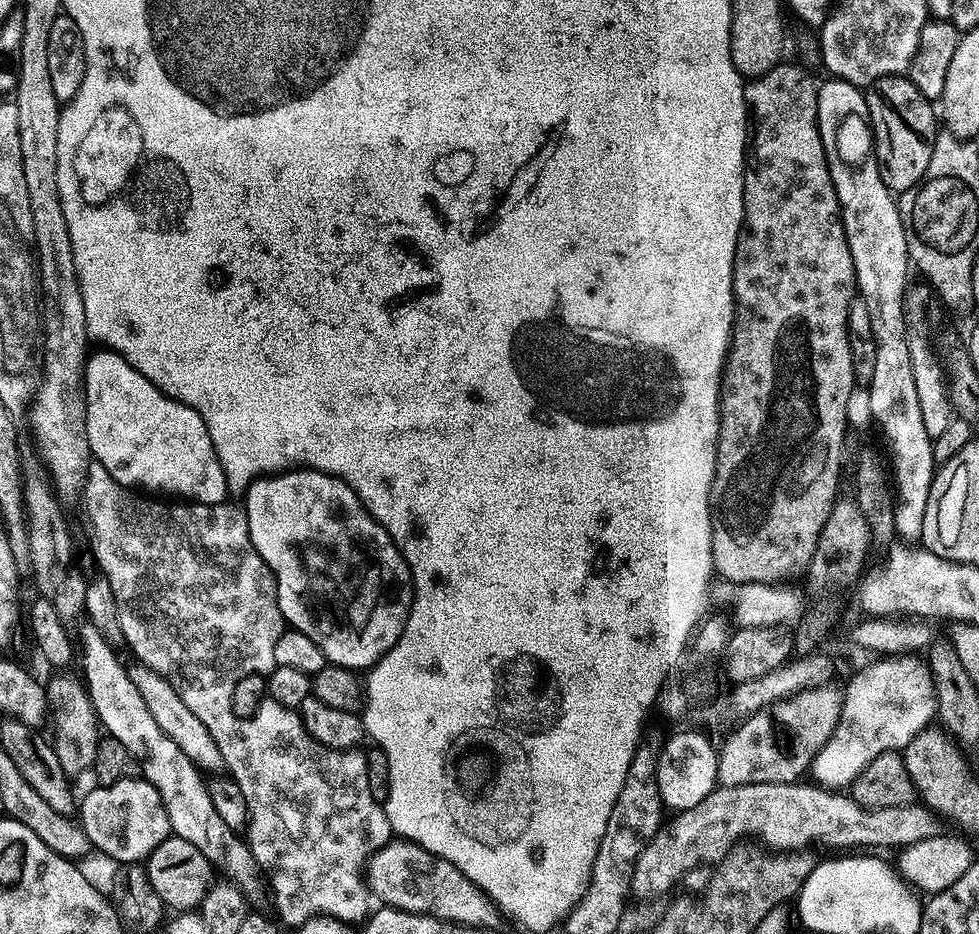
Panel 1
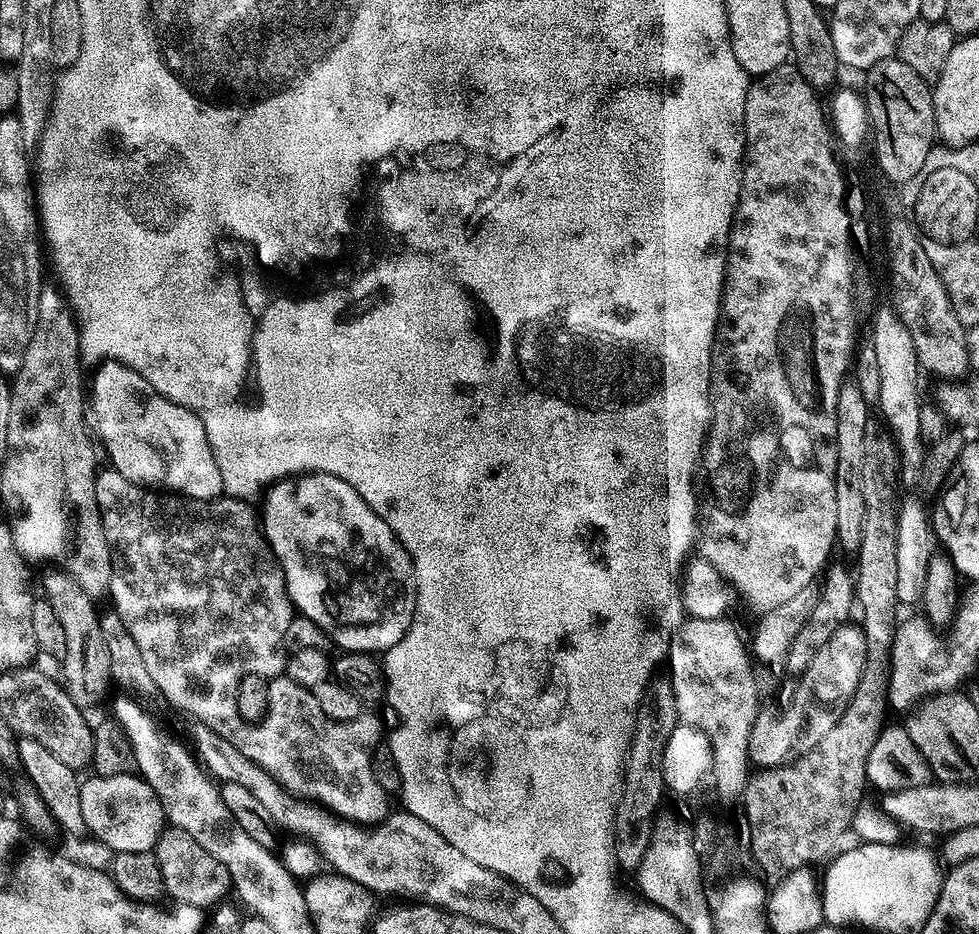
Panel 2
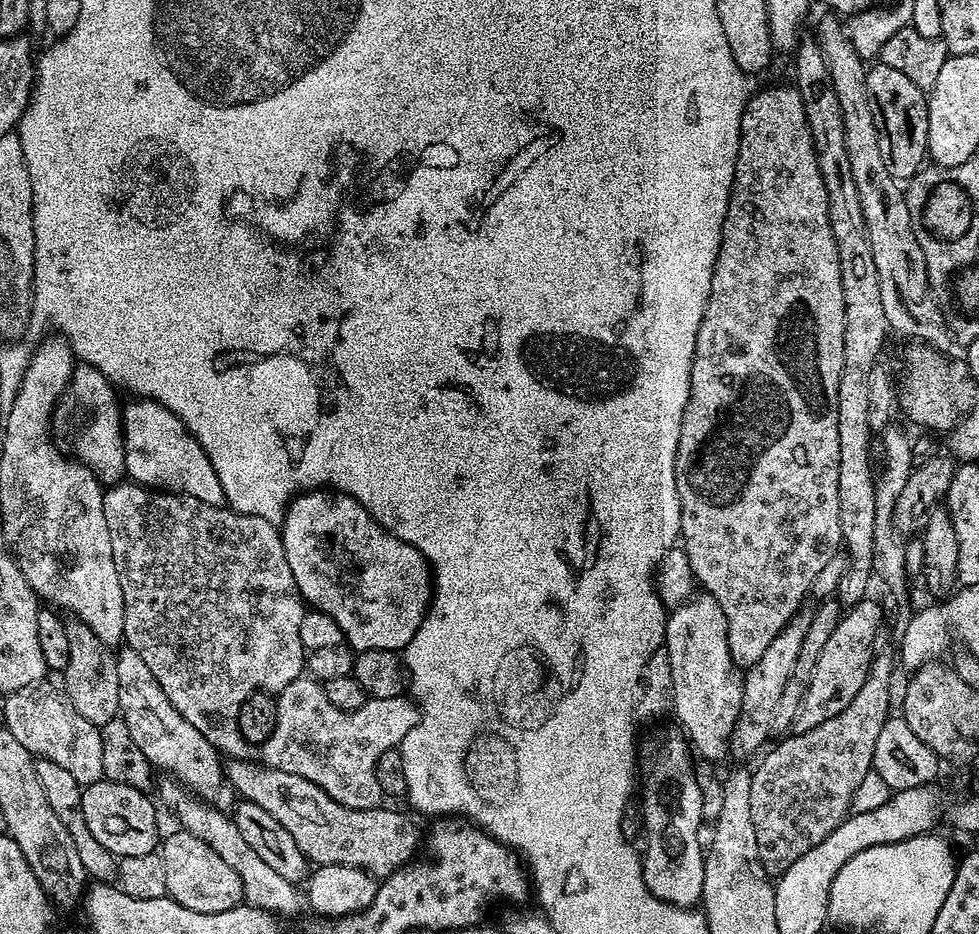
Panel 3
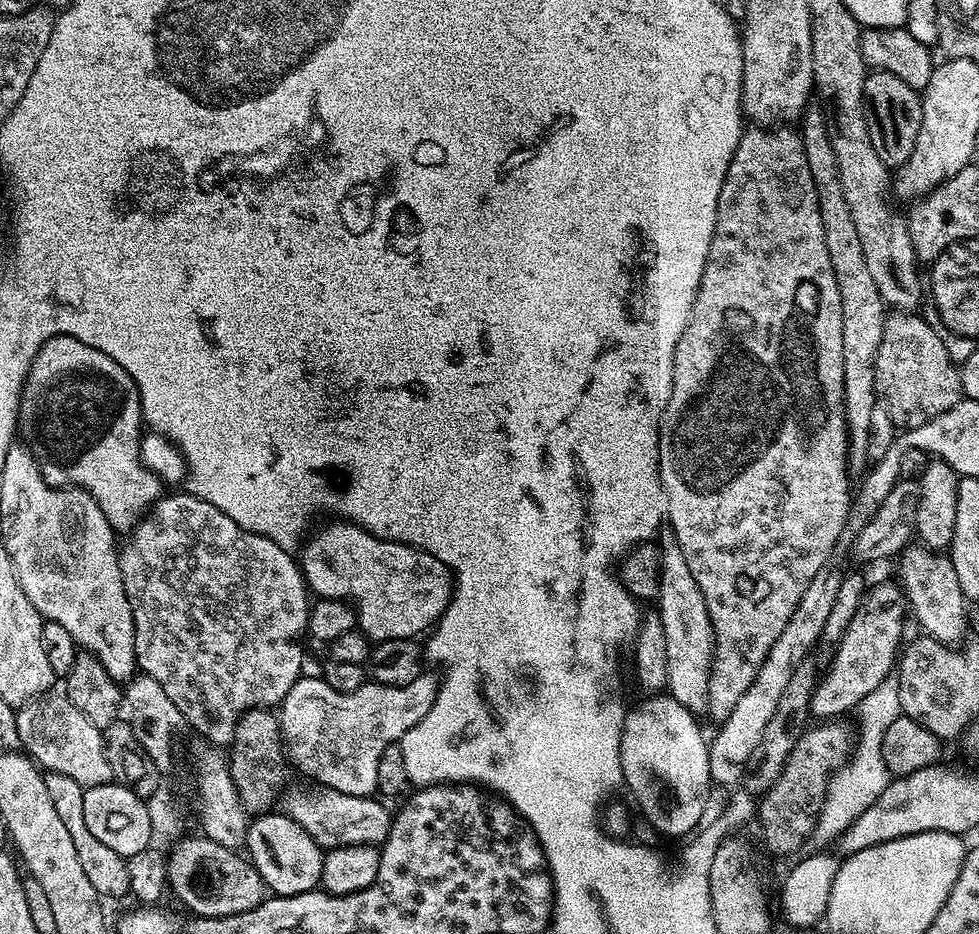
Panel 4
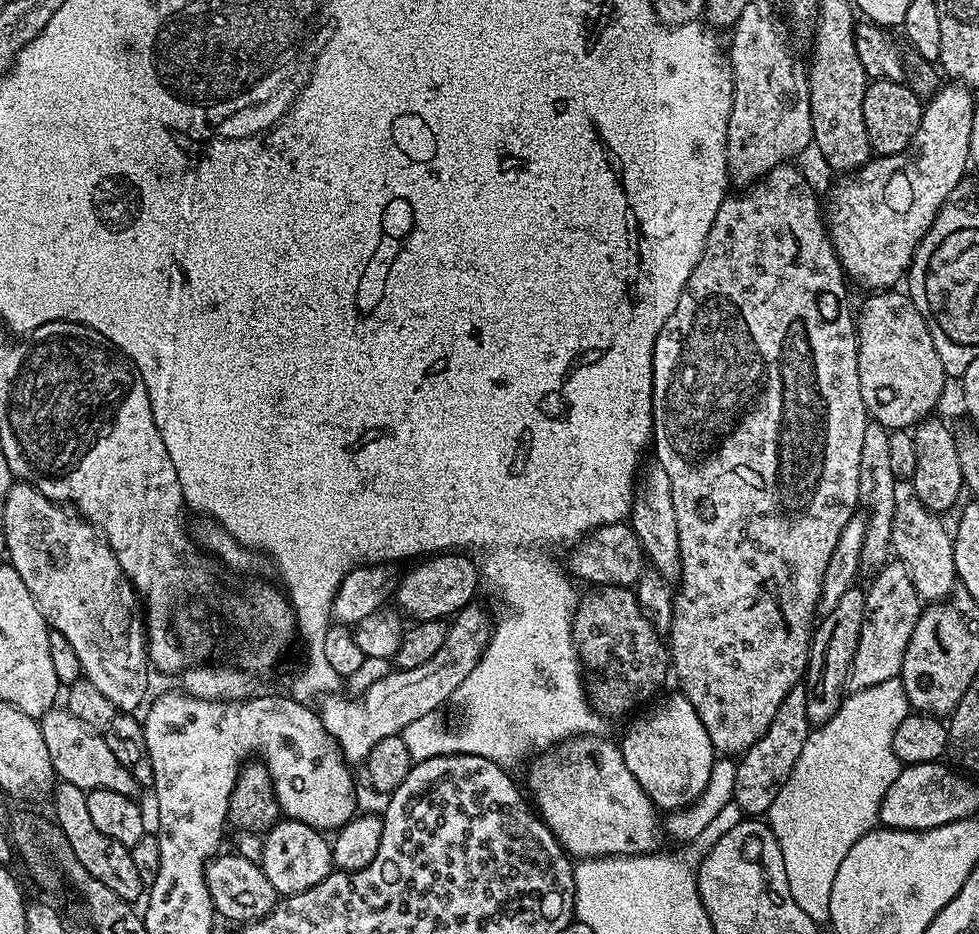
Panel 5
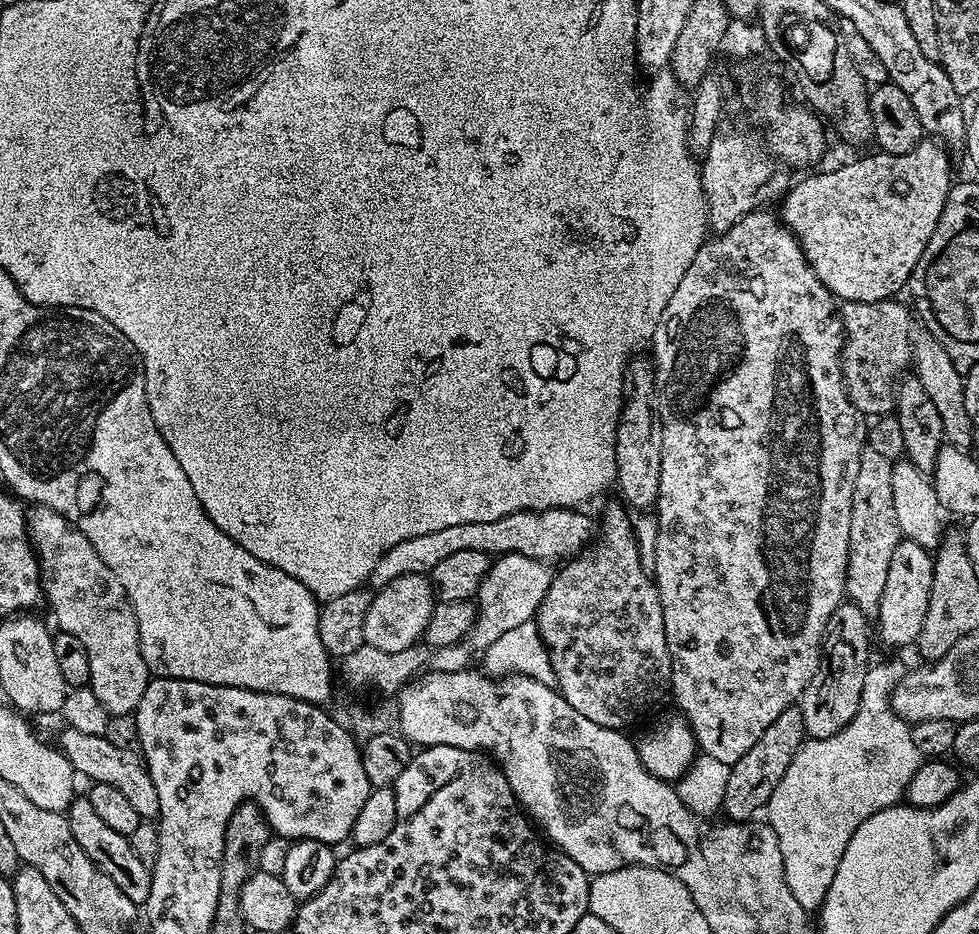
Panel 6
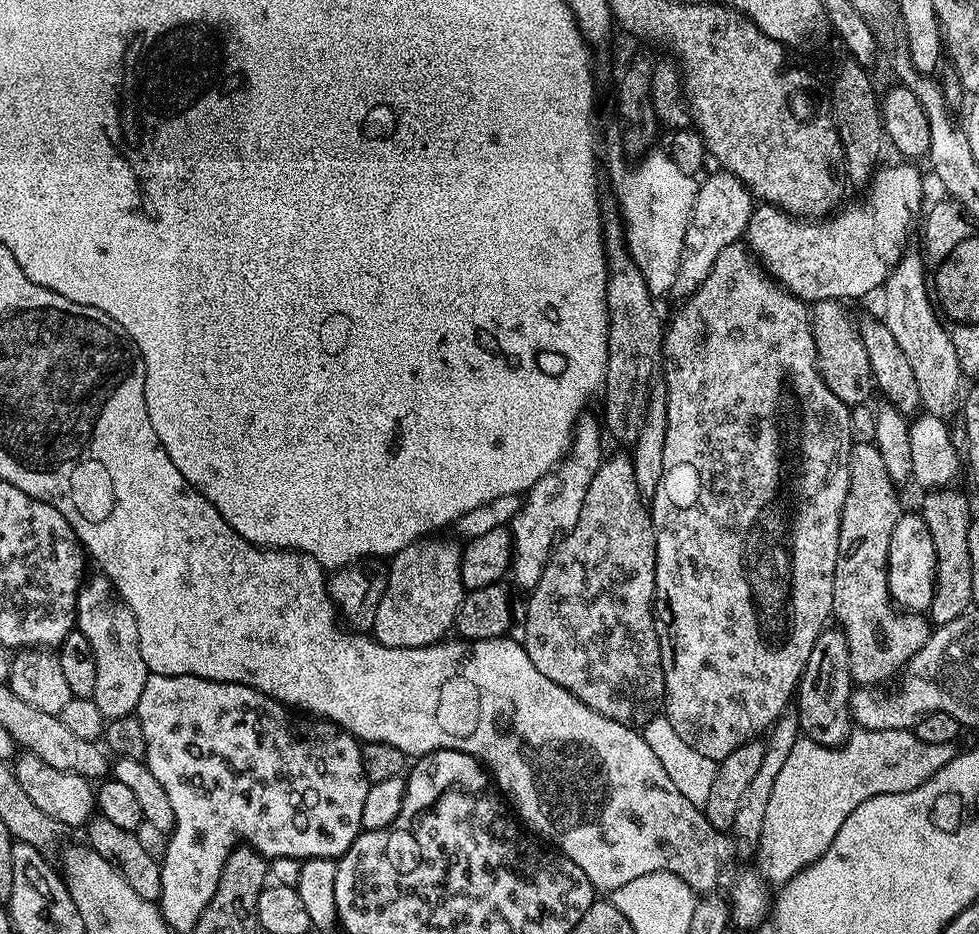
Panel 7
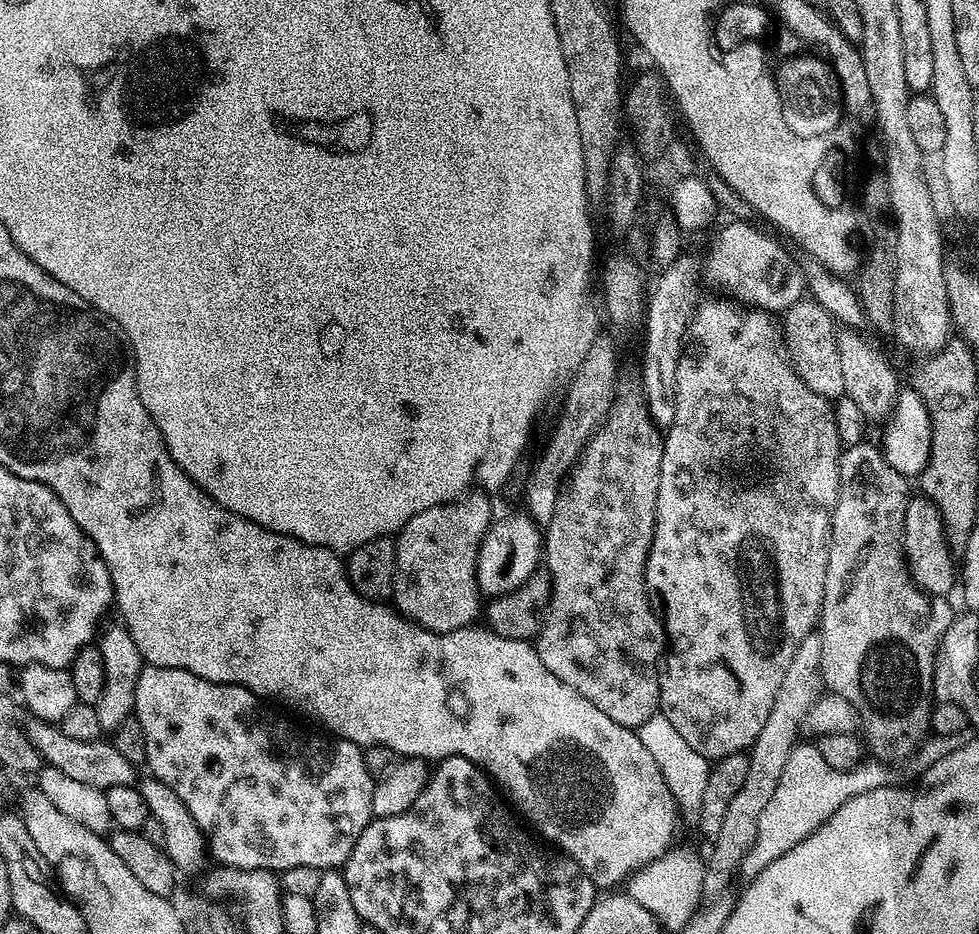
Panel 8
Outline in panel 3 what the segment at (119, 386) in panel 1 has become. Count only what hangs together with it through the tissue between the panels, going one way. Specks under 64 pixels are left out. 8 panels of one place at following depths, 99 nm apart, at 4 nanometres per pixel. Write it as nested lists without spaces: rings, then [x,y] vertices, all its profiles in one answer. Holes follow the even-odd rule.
[[[136,398],[133,404],[123,405],[122,423],[124,470],[135,483],[149,490],[193,496],[210,506],[225,503],[224,491],[218,476],[214,474],[214,468],[210,466],[210,458],[173,412],[151,398]]]

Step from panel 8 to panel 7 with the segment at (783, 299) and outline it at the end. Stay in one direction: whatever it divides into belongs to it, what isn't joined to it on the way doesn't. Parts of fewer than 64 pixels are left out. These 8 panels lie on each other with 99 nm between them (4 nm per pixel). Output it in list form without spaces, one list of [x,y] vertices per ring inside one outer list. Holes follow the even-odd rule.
[[[900,163],[904,164],[892,164],[884,169],[881,167],[875,173],[870,184],[872,193],[868,196],[868,202],[861,208],[845,207],[839,214],[823,222],[805,222],[803,219],[793,218],[772,204],[761,203],[753,207],[746,233],[748,251],[753,257],[758,258],[771,279],[775,280],[784,291],[791,292],[798,300],[840,302],[845,299],[843,296],[864,296],[875,288],[877,291],[905,251],[904,239],[908,236],[908,223],[912,220],[912,212],[908,208],[914,207],[920,200],[919,170],[912,165],[915,163]]]

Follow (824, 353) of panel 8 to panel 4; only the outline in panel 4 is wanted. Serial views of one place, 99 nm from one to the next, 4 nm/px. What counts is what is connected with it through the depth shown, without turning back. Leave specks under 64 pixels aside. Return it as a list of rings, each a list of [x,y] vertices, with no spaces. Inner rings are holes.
[[[897,311],[885,319],[884,337],[878,346],[876,359],[876,395],[887,408],[892,423],[900,430],[917,428],[922,426],[922,422],[930,422],[930,418],[938,418],[938,414],[950,410],[950,406],[962,398],[959,367],[950,358],[946,346],[942,346],[942,338],[934,334],[923,315]]]

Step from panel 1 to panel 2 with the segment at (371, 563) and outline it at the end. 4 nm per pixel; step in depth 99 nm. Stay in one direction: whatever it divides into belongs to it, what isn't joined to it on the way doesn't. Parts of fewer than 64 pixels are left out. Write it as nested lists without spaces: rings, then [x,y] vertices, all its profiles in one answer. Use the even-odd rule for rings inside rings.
[[[309,472],[277,480],[263,493],[262,531],[286,582],[293,609],[314,622],[344,652],[383,654],[406,634],[416,605],[416,575],[399,538],[342,478]]]

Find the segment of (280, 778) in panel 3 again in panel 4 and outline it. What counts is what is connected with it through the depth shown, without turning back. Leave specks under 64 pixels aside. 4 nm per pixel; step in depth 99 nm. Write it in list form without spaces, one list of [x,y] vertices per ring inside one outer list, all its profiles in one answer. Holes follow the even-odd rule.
[[[285,787],[278,801],[278,808],[289,816],[314,842],[325,850],[345,848],[346,846],[383,845],[392,829],[393,813],[383,799],[372,796],[351,796],[336,792],[332,788],[321,787],[318,792],[307,792],[304,788]]]

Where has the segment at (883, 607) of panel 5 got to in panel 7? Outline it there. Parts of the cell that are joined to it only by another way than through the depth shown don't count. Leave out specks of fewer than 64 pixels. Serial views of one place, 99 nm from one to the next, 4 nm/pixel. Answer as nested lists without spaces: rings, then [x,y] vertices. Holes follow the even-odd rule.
[[[905,511],[894,526],[894,534],[890,534],[888,592],[901,609],[917,614],[931,609],[936,593],[936,555],[934,538],[930,538],[930,530],[923,515],[916,513],[915,516],[914,513]]]

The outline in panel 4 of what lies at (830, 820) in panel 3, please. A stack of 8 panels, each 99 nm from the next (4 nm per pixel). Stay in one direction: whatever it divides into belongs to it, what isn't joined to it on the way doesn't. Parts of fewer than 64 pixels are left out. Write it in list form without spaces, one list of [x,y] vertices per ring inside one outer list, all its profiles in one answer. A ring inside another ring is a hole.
[[[822,722],[822,730],[817,730],[815,726],[809,727],[800,733],[800,740],[794,746],[782,774],[770,786],[758,800],[758,825],[760,824],[760,836],[764,839],[764,844],[776,856],[788,856],[791,852],[796,852],[811,837],[812,831],[816,829],[816,820],[820,816],[820,811],[824,805],[823,800],[828,793],[828,779],[831,778],[836,769],[848,763],[850,757],[844,752],[844,732],[849,727],[844,722]]]

